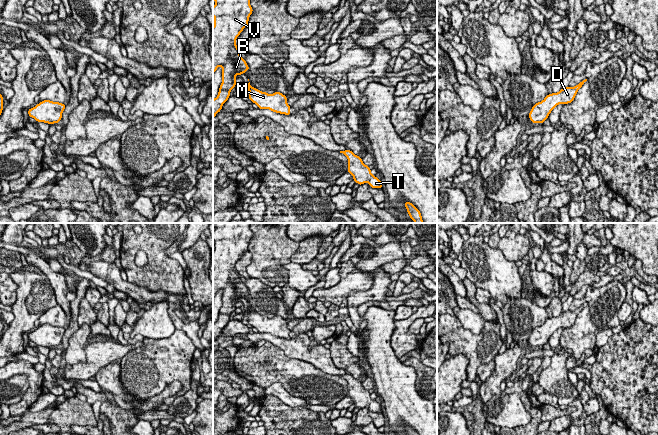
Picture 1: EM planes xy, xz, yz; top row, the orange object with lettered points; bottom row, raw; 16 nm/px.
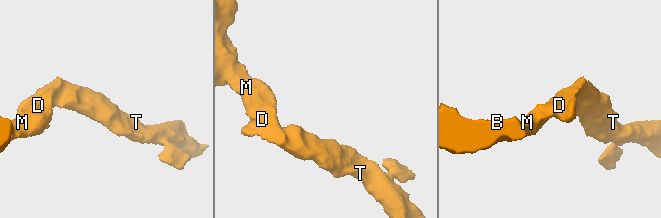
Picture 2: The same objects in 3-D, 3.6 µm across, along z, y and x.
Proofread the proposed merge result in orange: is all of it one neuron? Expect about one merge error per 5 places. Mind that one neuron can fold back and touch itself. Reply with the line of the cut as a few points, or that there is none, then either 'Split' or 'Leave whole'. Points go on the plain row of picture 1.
No split. Leave whole

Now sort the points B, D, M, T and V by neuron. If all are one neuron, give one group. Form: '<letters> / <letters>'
B D M T V

